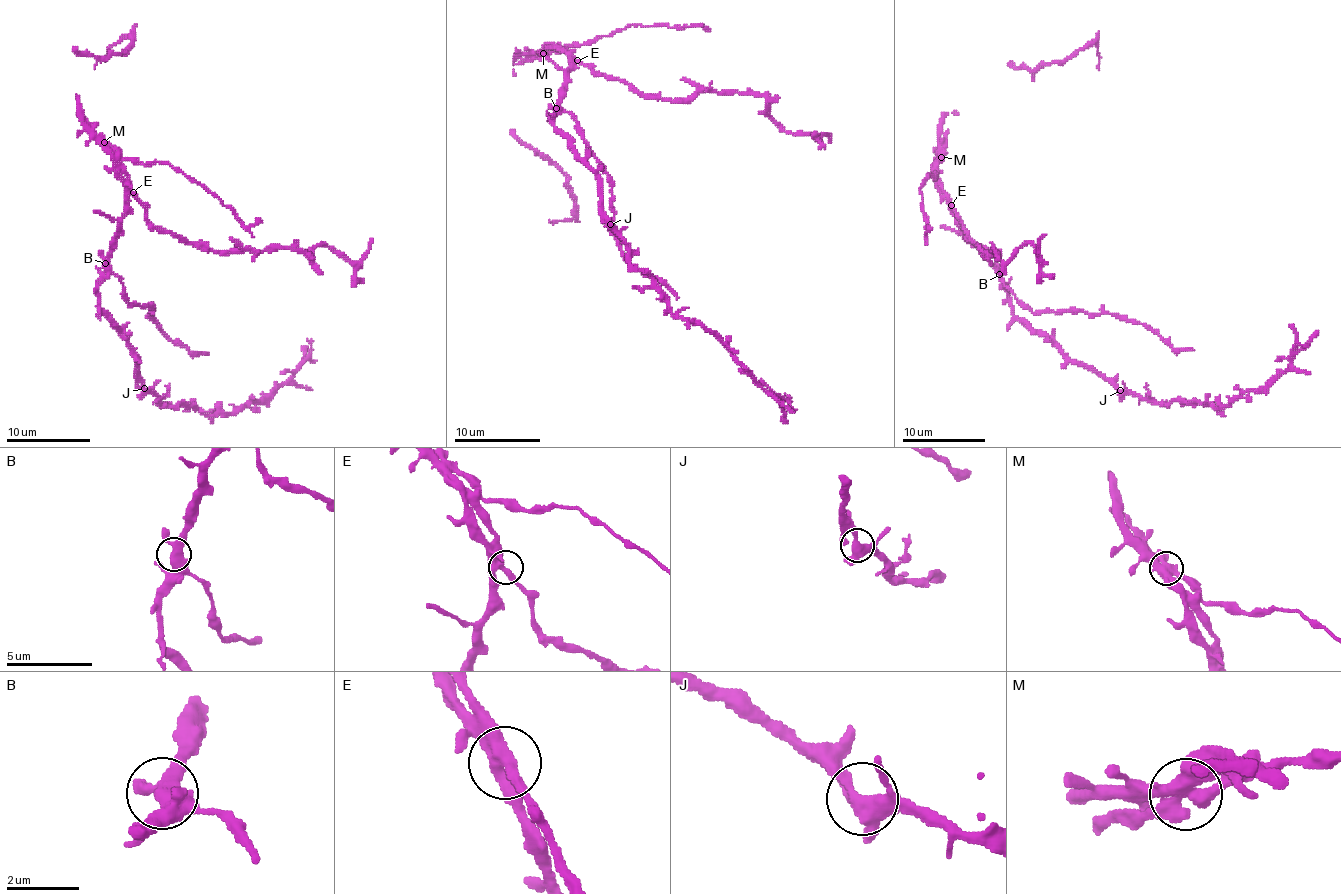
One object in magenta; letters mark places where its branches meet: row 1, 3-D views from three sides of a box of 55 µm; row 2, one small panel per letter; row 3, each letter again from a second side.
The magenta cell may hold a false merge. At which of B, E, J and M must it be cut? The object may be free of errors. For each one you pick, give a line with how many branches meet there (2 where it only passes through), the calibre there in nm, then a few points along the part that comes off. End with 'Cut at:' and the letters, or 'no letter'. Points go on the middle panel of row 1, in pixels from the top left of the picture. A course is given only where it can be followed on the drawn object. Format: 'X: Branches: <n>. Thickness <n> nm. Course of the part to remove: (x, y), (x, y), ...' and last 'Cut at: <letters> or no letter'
Cut at: no letter

